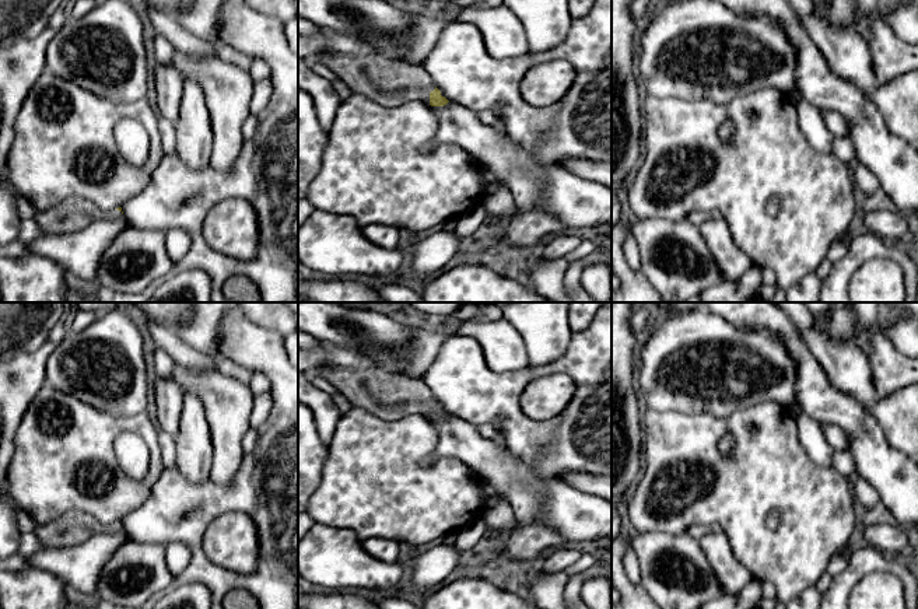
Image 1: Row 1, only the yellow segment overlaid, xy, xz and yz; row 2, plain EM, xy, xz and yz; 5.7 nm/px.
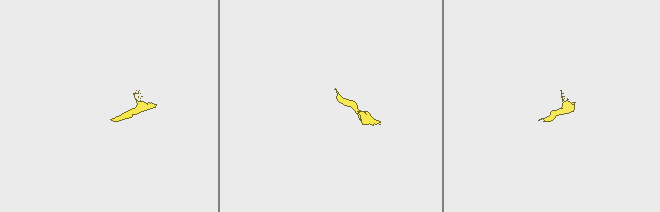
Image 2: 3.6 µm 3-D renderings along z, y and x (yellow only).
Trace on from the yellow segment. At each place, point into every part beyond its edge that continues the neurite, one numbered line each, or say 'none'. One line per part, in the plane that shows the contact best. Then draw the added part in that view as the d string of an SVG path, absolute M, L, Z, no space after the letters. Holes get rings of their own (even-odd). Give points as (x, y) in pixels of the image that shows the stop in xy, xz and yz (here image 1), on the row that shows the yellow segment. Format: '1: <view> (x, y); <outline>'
1: xy (74, 213); M71 196L49 210L36 210L34 220L45 234L67 234L91 225L99 220L115 220L122 211L101 210L95 203Z

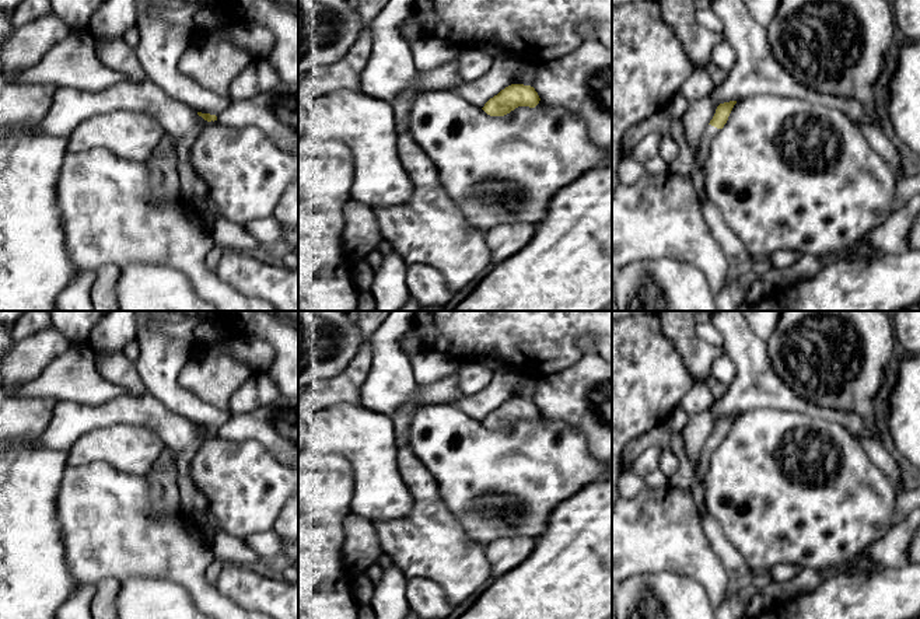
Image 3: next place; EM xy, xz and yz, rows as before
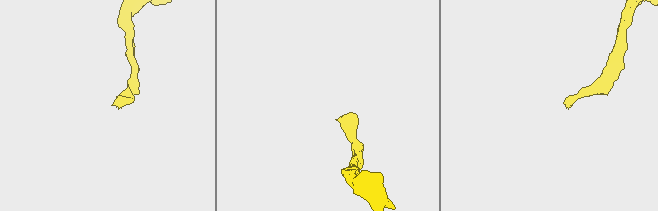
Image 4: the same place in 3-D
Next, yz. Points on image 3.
1: yz (698, 175); M711 125L706 126L700 137L699 153L695 161L695 168L690 174L695 189L702 203L707 200L704 181L706 181L706 161L709 157L709 148L711 146L711 141L714 140L714 137L718 134L720 130L721 129L717 129Z

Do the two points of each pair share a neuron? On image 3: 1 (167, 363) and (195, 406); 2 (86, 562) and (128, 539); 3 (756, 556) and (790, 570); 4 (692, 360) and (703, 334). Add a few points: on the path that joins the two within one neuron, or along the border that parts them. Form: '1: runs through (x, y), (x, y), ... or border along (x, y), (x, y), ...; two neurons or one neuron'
1: runs through (167, 376), (167, 384), (182, 399); one neuron
2: runs through (95, 552), (108, 539), (118, 539); one neuron
3: border along (801, 566), (780, 563), (773, 565), (768, 570); two neurons
4: border along (695, 325), (695, 332), (712, 345); two neurons

